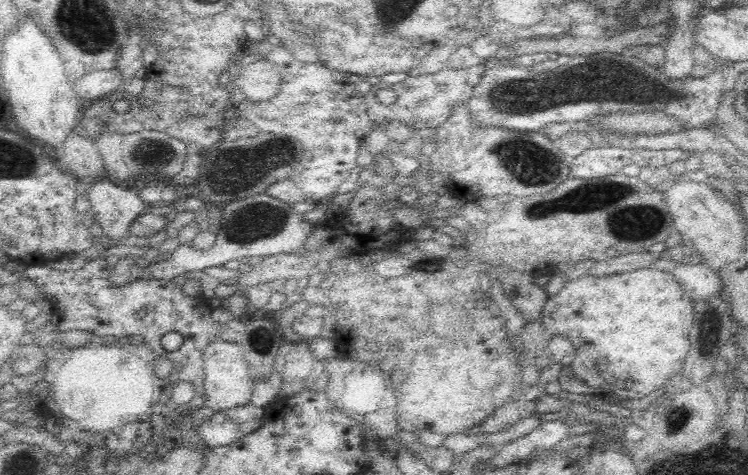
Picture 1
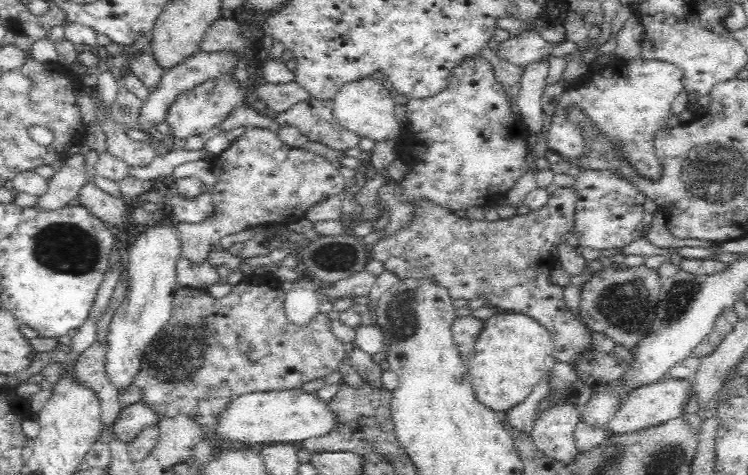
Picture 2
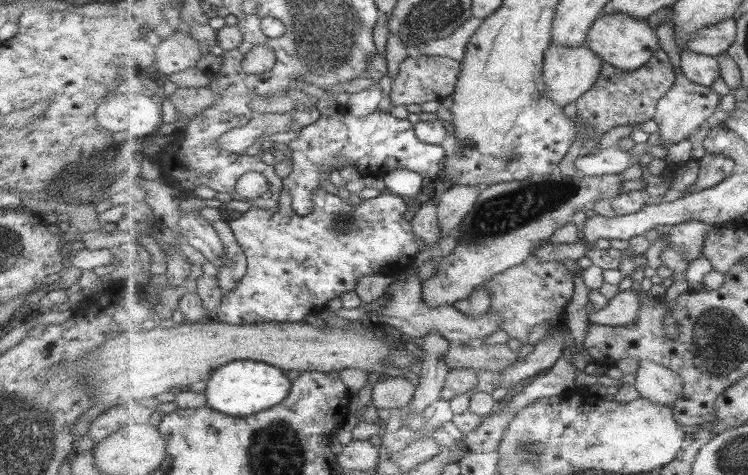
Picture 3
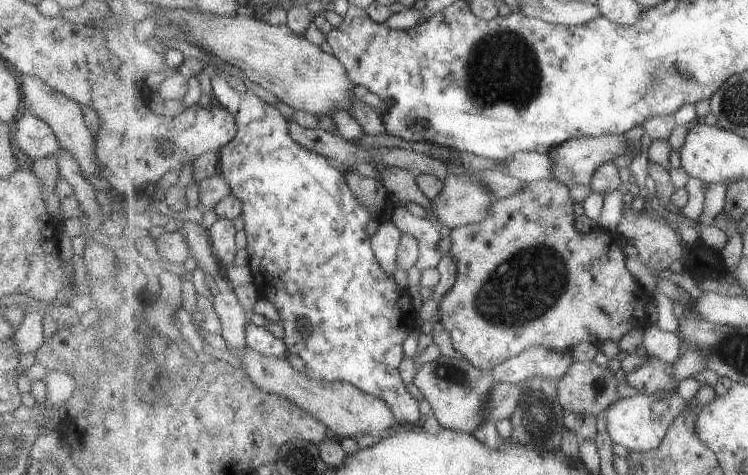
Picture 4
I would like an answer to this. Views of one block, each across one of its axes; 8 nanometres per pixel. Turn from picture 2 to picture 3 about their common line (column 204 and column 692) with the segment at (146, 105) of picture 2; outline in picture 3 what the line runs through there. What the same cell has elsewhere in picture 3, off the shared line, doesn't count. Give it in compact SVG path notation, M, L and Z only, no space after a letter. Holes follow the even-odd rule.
M683 51L681 58L681 70L691 82L712 86L721 79L721 68L717 58L690 51Z

